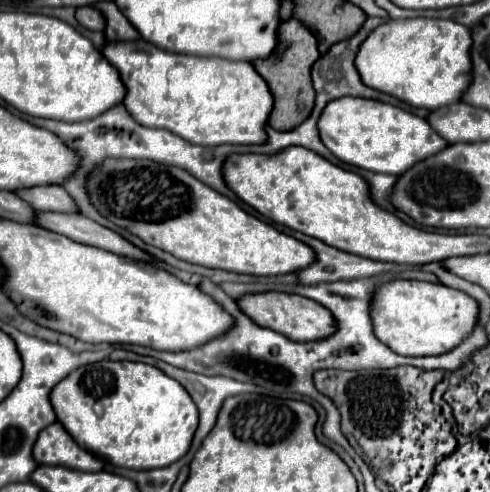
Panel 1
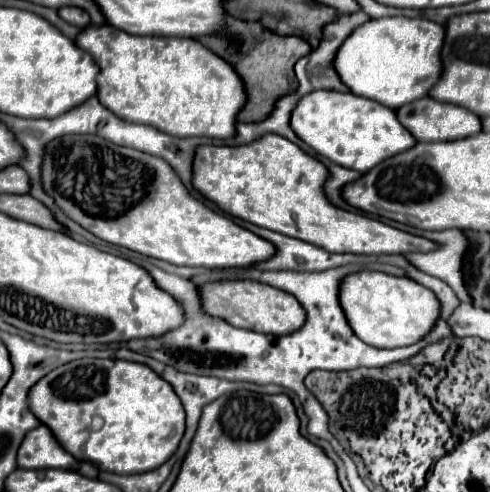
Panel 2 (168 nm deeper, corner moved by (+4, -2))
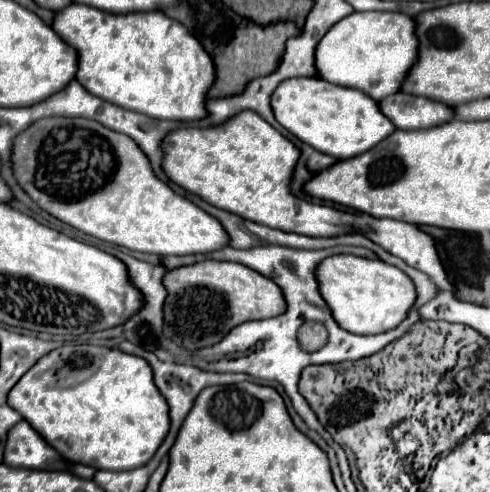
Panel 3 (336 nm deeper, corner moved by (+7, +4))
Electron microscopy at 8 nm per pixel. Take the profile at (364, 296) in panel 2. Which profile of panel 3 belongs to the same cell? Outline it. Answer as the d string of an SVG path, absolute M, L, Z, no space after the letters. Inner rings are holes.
M349 254L331 256L319 264L317 280L321 282L321 294L325 296L337 324L353 334L381 334L397 328L417 300L413 280L399 268L381 260Z

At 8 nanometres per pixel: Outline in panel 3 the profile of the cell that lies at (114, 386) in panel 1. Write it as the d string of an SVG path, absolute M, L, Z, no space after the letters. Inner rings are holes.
M61 346L53 352L49 352L47 356L43 356L9 392L9 406L15 408L17 412L21 412L21 416L69 462L81 462L87 466L93 466L97 470L101 468L109 468L109 470L129 470L129 468L139 468L141 464L147 464L155 452L159 450L161 442L165 440L167 432L169 432L169 404L167 400L161 396L159 388L153 384L153 372L149 368L149 364L145 364L145 360L141 360L139 356L131 356L125 354L121 350L111 350L111 348L103 348L103 346Z

